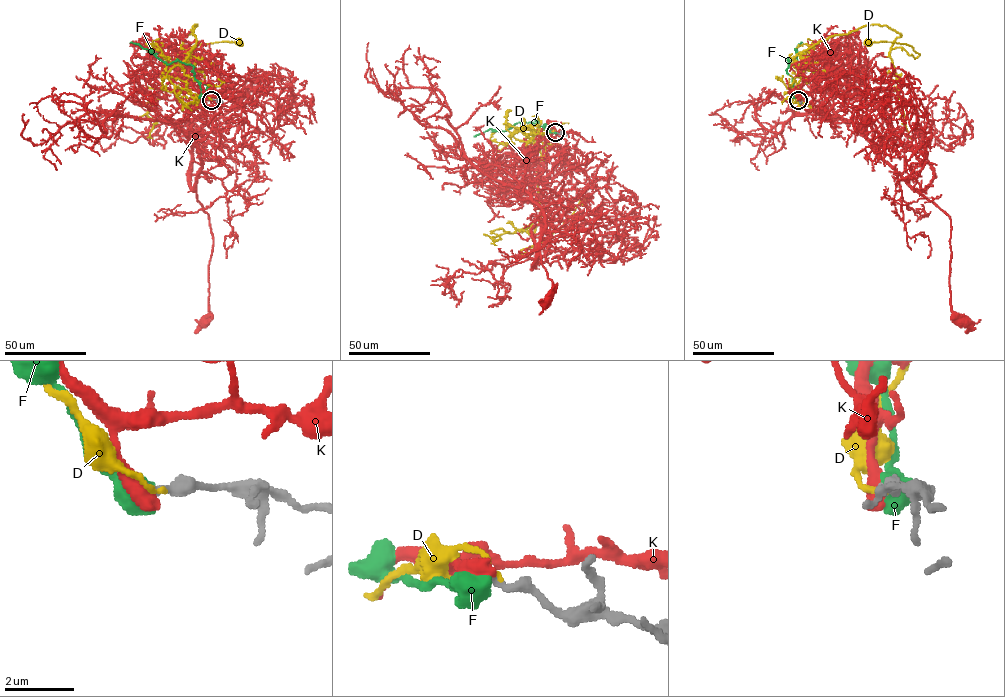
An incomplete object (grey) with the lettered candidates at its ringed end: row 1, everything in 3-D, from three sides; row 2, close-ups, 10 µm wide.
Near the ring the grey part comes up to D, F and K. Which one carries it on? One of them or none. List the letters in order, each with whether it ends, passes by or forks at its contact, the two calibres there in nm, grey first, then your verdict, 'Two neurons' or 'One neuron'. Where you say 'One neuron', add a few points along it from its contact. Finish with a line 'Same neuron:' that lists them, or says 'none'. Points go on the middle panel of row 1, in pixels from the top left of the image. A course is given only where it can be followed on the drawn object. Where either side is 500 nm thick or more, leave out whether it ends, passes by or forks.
D: It ends there. Thickness 320 nm (grey) against 150 nm. Two neurons
F: Thickness 280 nm (grey) against 700 nm. Two neurons
K: Thickness 240 nm (grey) against 550 nm. One neuron. Its course: (555, 132), (525, 169), (547, 211), (543, 223), (535, 210), (544, 218), (541, 262), (557, 284), (547, 298)
Same neuron: K

